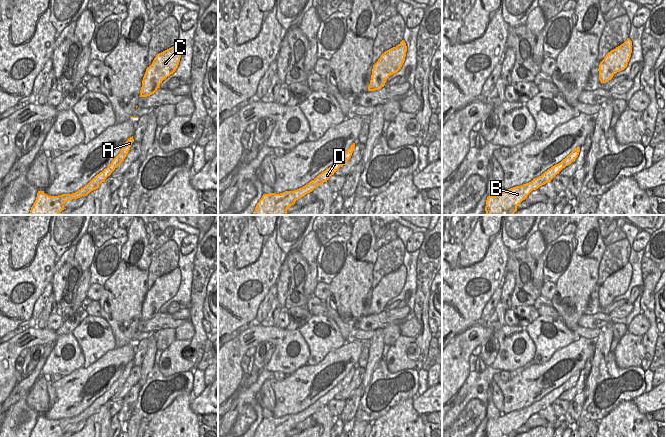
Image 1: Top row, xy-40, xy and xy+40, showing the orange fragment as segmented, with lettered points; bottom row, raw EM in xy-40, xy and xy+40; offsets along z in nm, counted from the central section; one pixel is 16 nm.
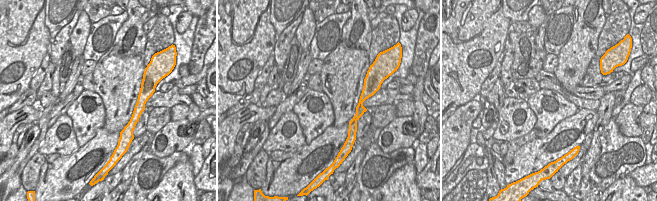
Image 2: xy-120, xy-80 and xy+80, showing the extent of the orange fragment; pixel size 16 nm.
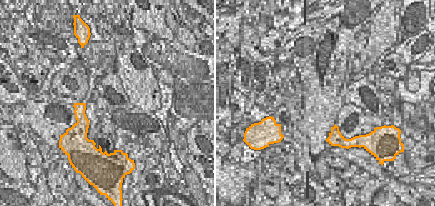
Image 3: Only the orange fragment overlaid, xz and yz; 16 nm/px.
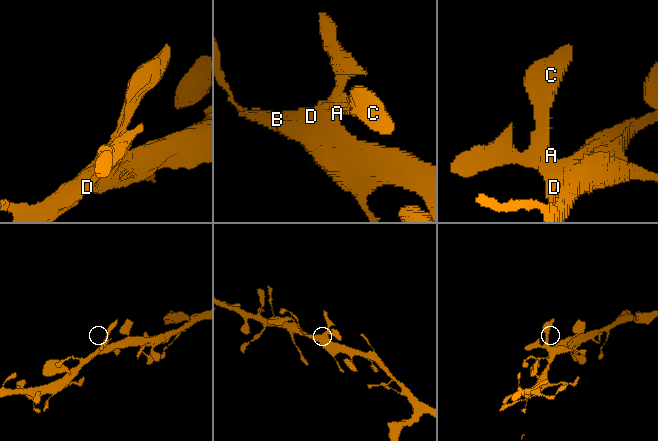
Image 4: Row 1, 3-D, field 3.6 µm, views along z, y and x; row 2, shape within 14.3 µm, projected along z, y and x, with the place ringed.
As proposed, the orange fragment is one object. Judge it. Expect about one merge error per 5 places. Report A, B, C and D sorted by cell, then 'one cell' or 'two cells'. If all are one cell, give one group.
groups A B C D; one cell

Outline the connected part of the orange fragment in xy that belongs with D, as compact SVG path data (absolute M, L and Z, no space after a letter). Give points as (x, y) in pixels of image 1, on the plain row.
M353 367L345 378L338 383L333 389L319 398L314 404L294 415L285 415L280 418L263 418L262 422L257 427L253 437L287 437L287 433L295 428L295 426L312 416L318 409L327 406L334 397L351 382L355 372Z

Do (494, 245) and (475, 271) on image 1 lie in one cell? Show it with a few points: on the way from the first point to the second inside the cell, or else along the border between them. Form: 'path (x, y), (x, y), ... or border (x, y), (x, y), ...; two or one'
path (488, 251), (486, 257), (479, 265); one

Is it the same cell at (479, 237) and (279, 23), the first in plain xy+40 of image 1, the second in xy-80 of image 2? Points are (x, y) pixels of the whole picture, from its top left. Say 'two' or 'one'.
two

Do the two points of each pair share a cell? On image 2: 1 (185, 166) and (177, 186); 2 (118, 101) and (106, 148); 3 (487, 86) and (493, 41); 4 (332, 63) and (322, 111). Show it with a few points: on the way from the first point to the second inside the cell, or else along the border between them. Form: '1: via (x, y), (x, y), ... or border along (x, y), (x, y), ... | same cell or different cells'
1: via (182, 171), (178, 181) | same cell
2: border along (104, 127), (111, 132), (119, 132) | different cells
3: border along (497, 61), (493, 70), (482, 84), (479, 95) | different cells
4: border along (322, 91), (331, 104), (334, 116) | different cells

